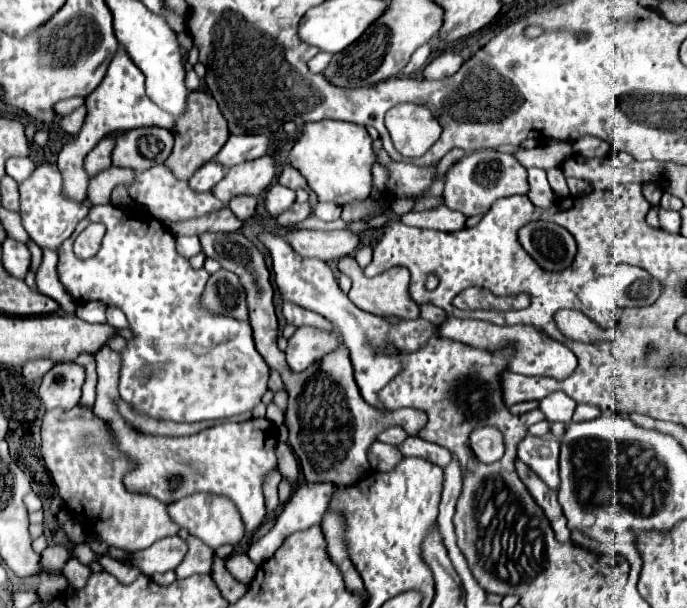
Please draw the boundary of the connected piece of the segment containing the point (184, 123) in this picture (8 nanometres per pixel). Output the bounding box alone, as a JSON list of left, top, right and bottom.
[164,92,228,180]

